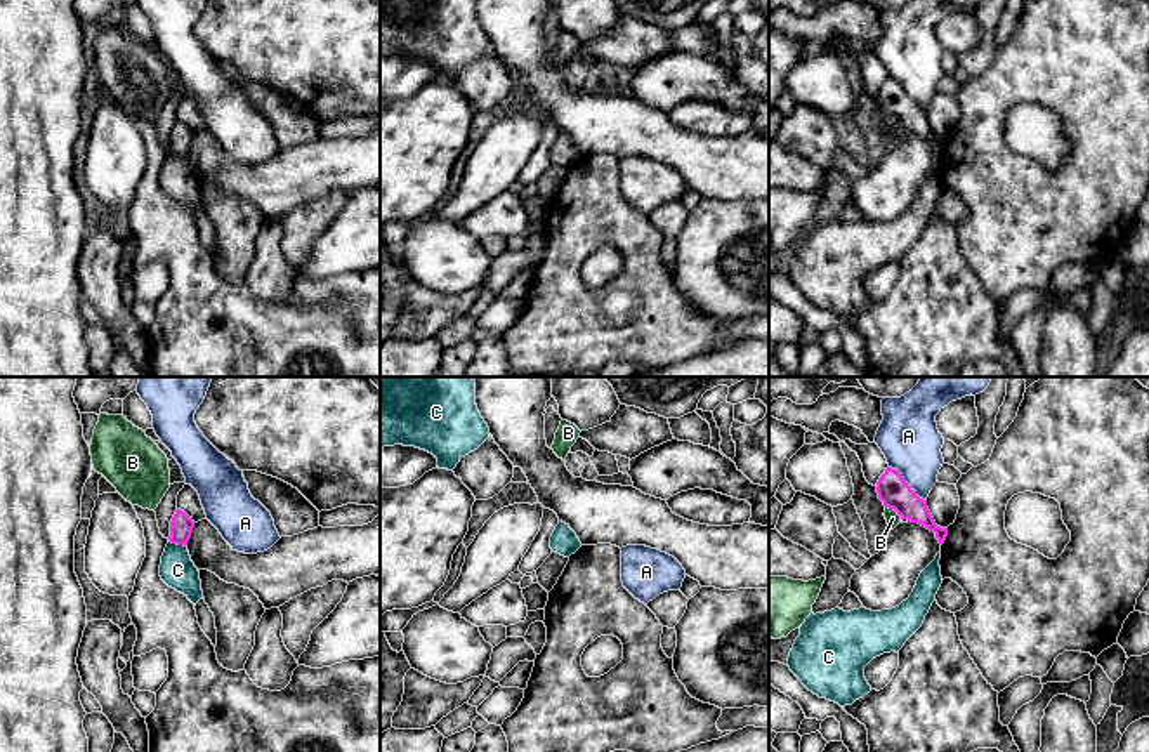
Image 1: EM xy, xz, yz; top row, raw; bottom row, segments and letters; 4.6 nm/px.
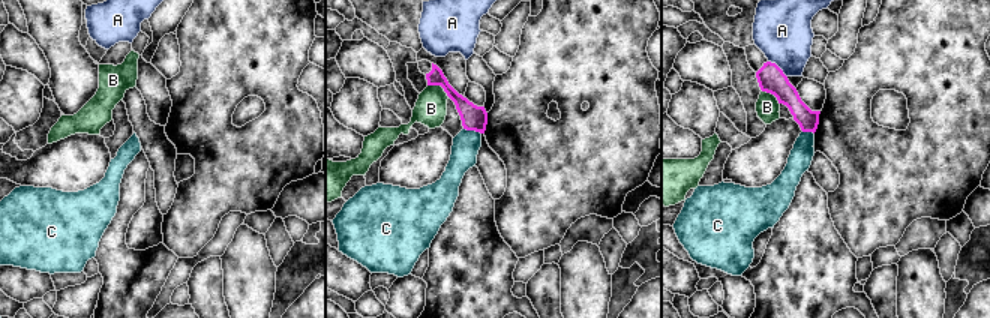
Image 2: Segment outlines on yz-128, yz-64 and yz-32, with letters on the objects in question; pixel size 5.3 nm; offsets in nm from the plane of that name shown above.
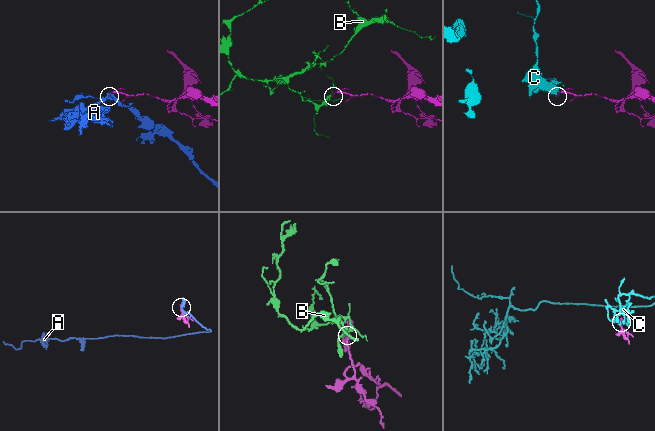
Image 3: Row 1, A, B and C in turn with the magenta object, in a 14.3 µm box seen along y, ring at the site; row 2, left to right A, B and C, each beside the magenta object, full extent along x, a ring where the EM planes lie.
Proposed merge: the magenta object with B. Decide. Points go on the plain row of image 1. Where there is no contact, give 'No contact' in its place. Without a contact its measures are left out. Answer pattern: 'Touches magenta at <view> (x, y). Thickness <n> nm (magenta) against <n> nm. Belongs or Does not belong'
Touches magenta at yz (894, 120). Thickness 150 nm (magenta) against 70 nm. Does not belong

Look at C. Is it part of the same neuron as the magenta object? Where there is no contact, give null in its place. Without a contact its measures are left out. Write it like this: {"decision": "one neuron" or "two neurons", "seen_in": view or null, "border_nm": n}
{"decision": "two neurons", "seen_in": "xy", "border_nm": 90}

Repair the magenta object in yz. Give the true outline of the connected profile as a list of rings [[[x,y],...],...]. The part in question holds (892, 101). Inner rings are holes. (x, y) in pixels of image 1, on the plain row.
[[[887,78],[877,94],[878,109],[885,118],[894,120],[901,130],[918,134],[936,144],[942,156],[948,148],[948,139],[936,135],[927,111],[920,109],[916,102],[904,92],[897,80]]]

